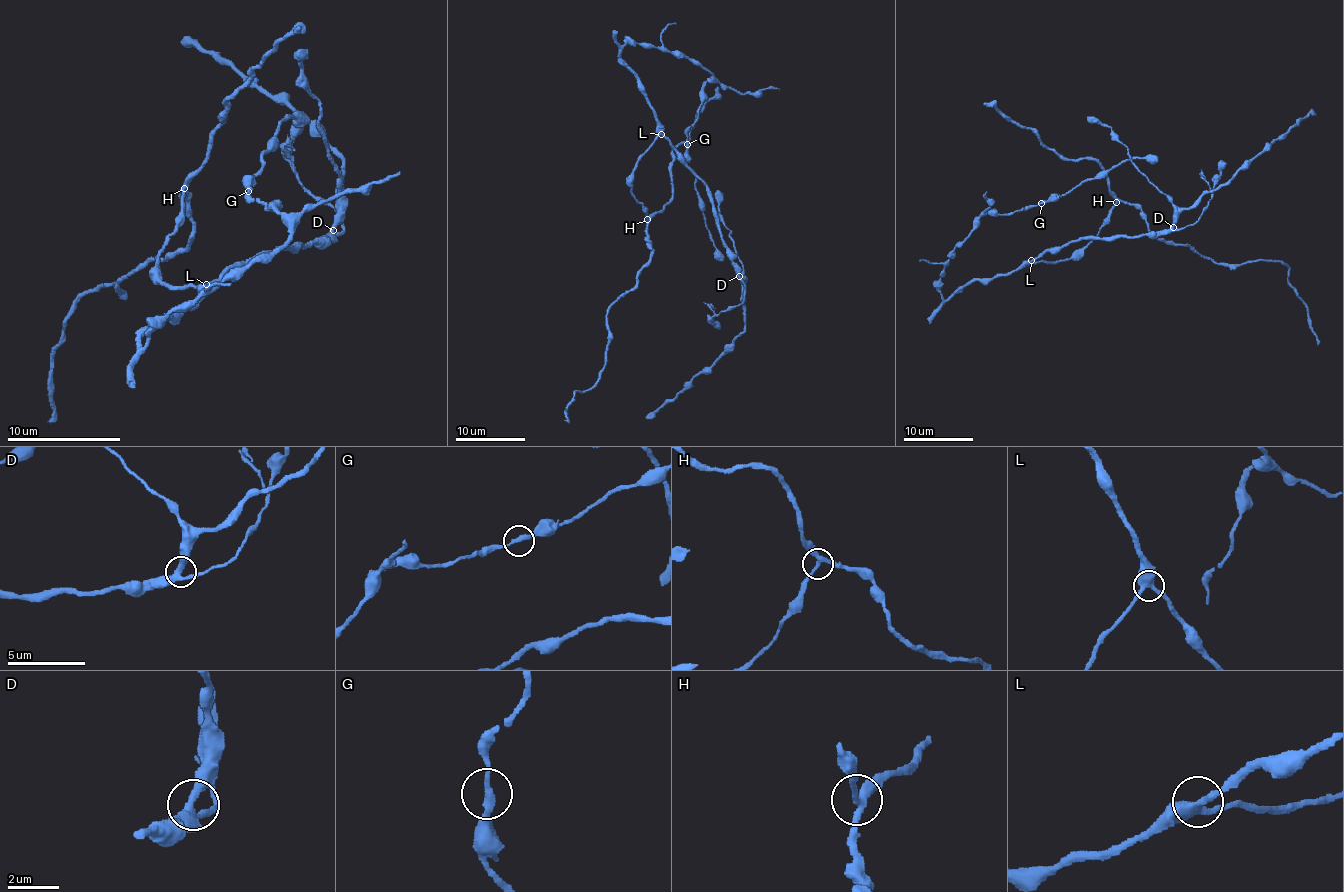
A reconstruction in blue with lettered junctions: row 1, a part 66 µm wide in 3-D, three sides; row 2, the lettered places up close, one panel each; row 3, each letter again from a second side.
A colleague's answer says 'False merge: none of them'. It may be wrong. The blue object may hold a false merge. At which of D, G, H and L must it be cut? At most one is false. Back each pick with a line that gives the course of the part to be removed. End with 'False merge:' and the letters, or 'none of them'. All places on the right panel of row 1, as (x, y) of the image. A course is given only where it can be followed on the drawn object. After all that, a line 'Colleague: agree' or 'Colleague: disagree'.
H: foreign part runs (1116, 201), (1133, 203), (1156, 236), (1189, 245), (1218, 264), (1281, 260), (1317, 345)
False merge: H
Colleague: disagree

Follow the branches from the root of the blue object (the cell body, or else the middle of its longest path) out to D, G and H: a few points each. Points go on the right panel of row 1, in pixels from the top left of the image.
D: (1021, 265), (1028, 265), (1047, 252), (1059, 252), (1078, 239), (1161, 234), (1173, 227)
G: (1021, 265), (989, 279), (972, 279), (942, 298), (944, 264), (981, 217), (1014, 213), (1041, 203)
H: (1021, 265), (1073, 259), (1099, 232), (1116, 201)

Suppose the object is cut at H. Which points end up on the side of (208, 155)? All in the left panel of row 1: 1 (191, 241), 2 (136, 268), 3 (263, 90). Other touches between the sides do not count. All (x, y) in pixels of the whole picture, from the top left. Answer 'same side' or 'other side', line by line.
1: same side
2: same side
3: other side

